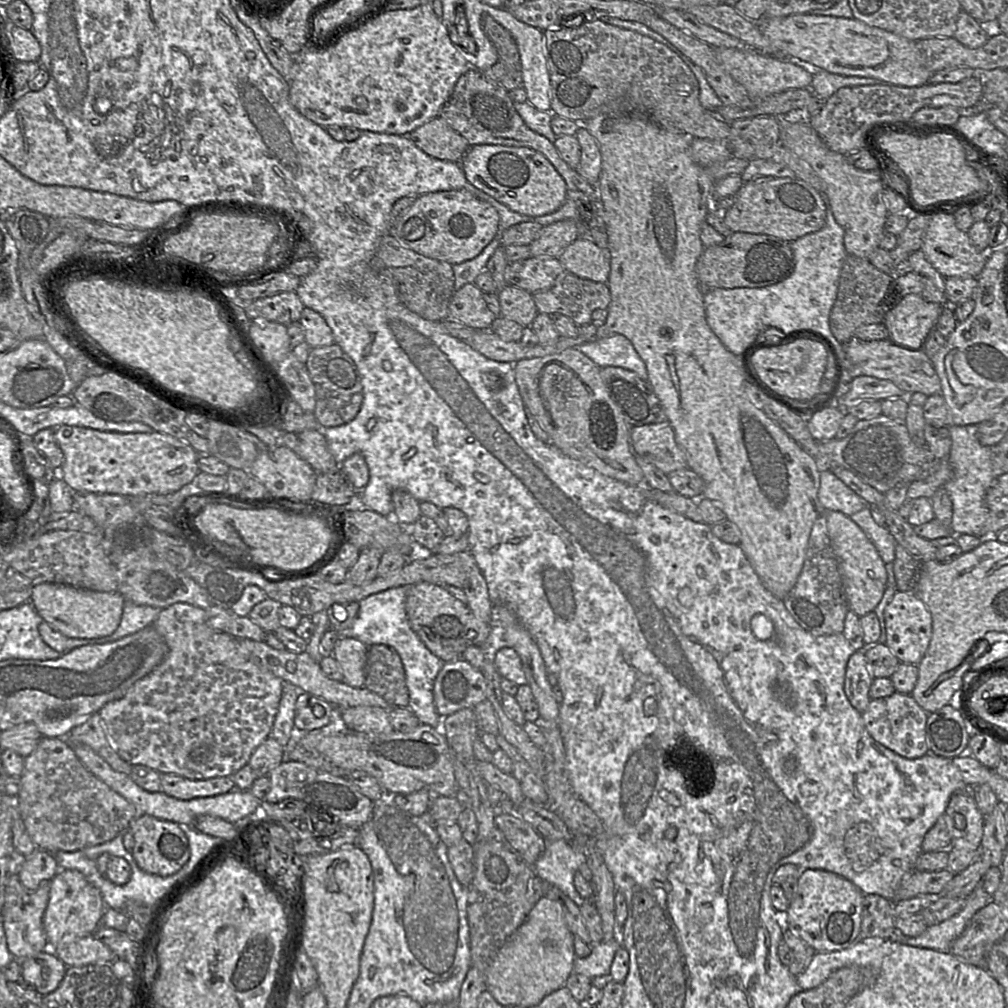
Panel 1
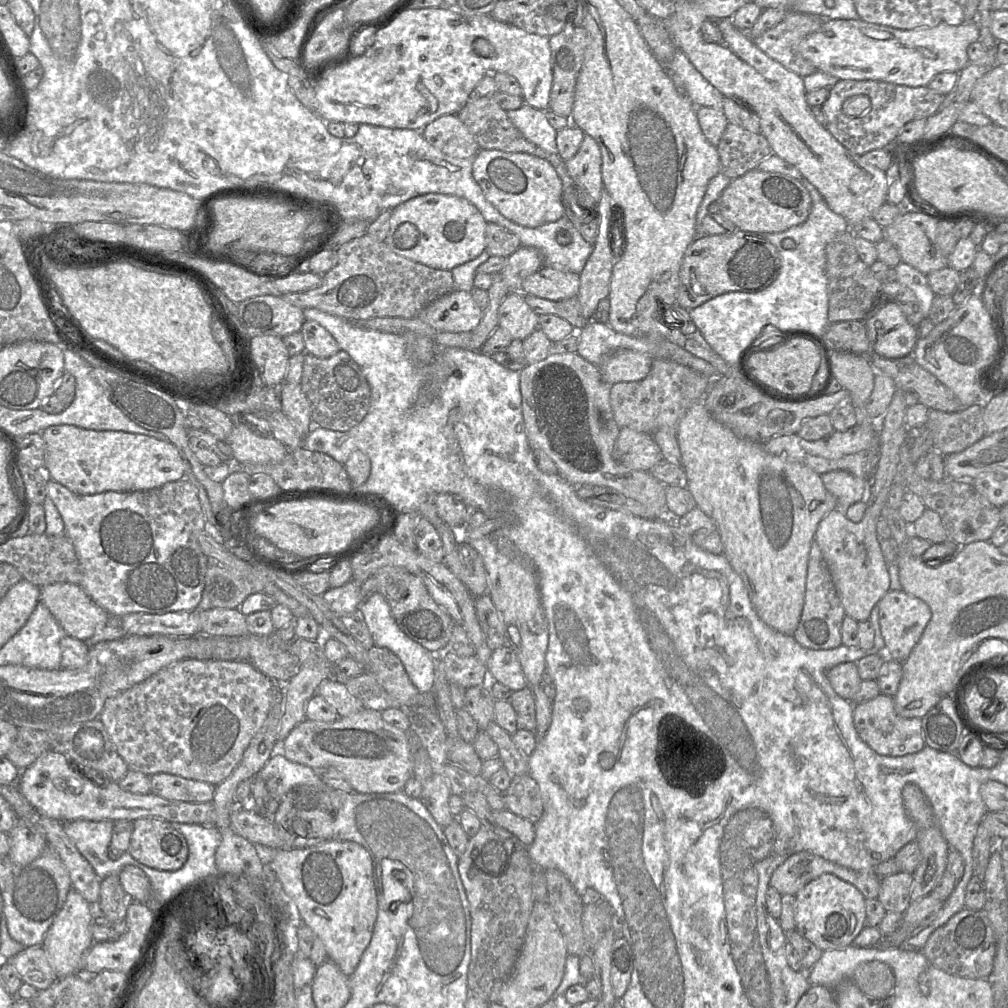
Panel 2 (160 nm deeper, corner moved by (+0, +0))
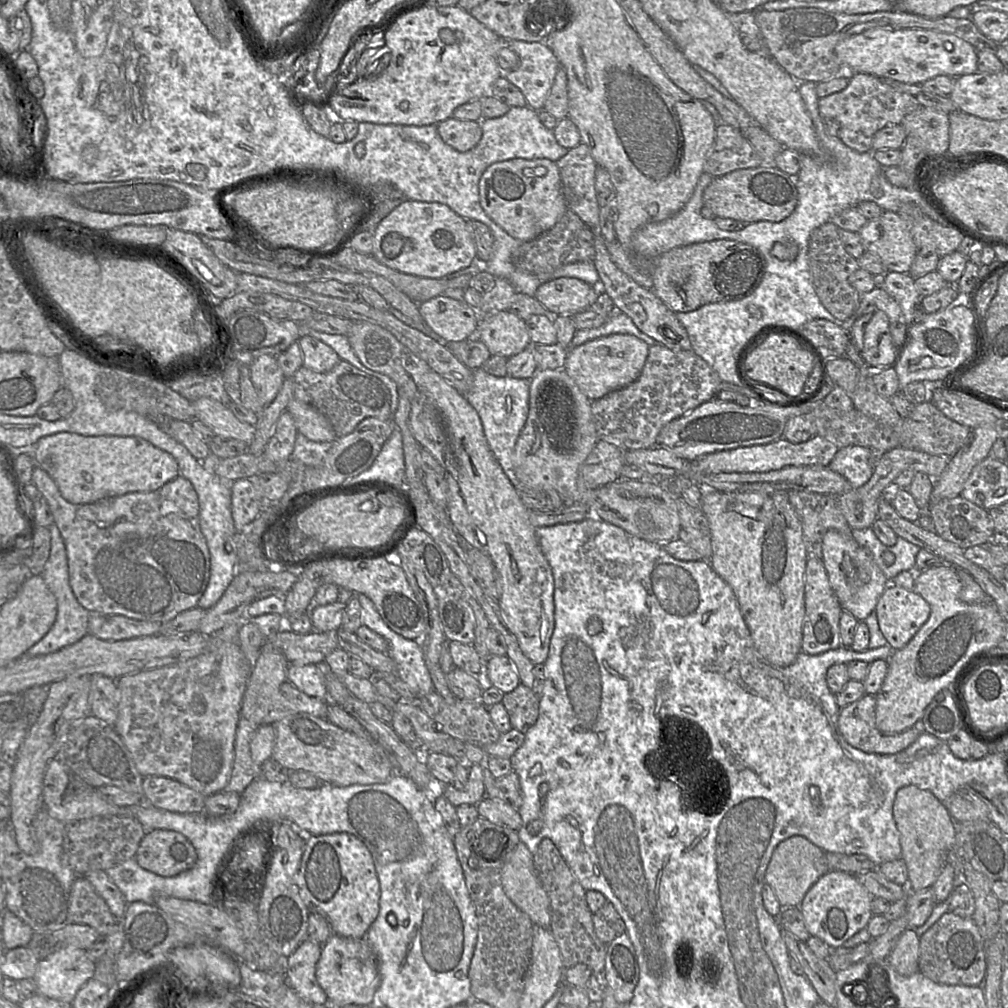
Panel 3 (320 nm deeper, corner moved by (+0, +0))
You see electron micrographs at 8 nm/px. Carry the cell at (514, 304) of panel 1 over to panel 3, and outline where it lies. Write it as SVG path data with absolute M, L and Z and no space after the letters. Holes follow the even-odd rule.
M509 310L482 317L476 329L476 338L486 345L491 355L506 358L532 345L525 321Z

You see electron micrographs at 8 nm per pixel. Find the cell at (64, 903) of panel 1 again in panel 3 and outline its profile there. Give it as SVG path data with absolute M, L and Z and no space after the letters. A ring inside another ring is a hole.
M68 946L39 961L33 978L38 994L72 1004L77 992L95 973L96 961L91 960L85 950Z

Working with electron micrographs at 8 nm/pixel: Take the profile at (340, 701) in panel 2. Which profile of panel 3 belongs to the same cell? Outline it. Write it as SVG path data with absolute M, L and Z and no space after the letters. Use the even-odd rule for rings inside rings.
M290 664L287 681L305 694L320 700L329 700L326 688L326 667L323 665Z

